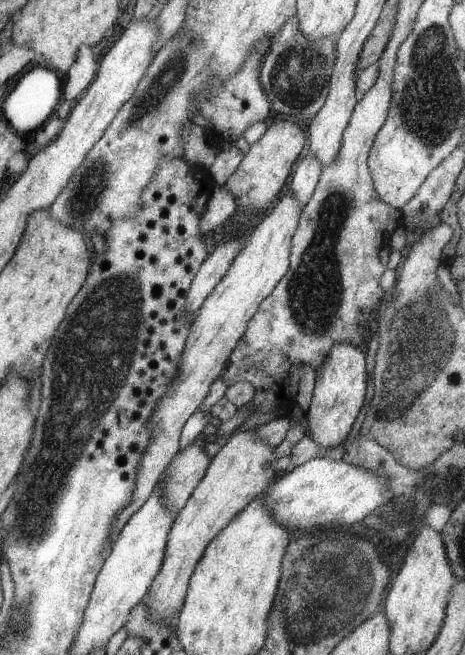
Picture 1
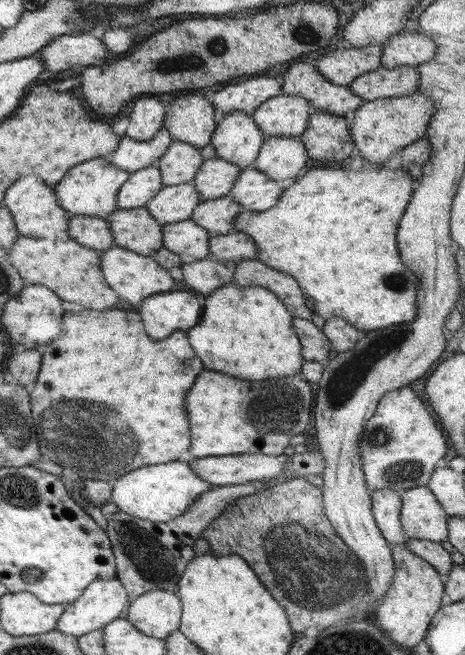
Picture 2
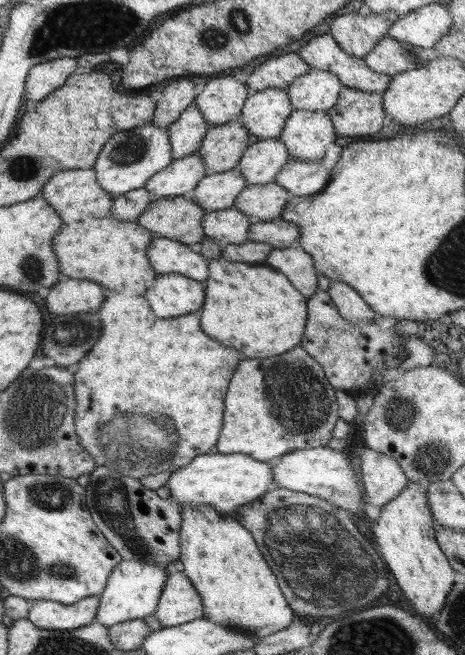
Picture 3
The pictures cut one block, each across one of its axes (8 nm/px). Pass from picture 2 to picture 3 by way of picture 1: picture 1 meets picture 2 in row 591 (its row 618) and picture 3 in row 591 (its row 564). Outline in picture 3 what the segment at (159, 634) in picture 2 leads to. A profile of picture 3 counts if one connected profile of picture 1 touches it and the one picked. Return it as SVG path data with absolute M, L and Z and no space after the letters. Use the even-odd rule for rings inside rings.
M169 572L154 615L164 628L204 618L201 597L183 572Z

